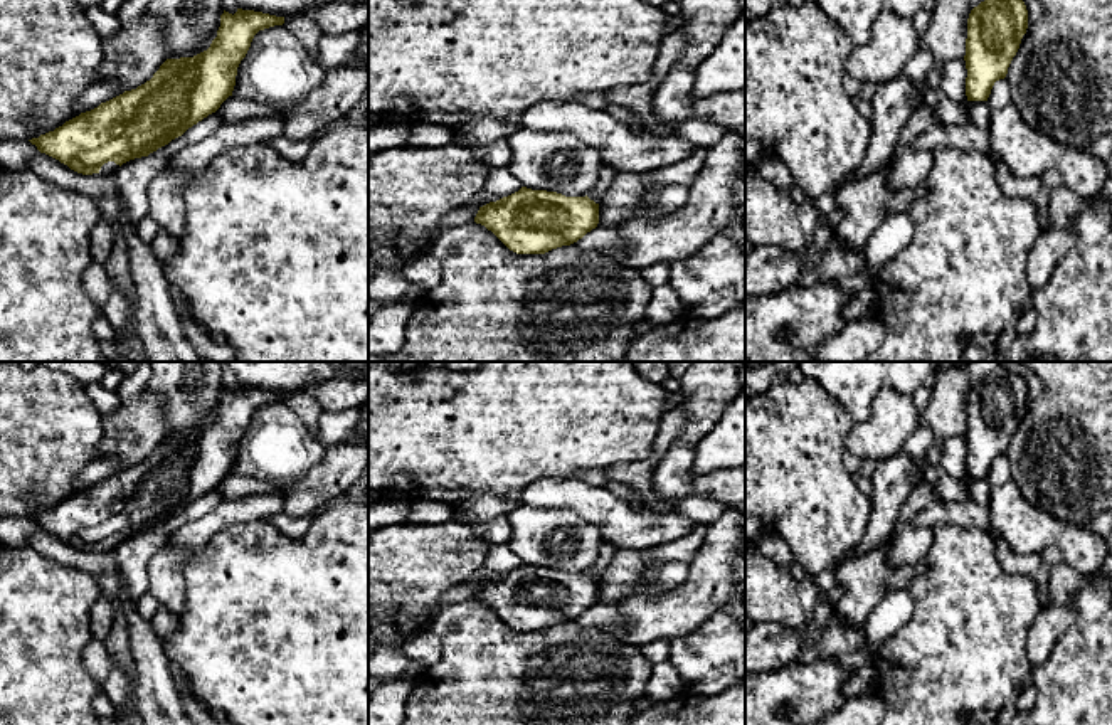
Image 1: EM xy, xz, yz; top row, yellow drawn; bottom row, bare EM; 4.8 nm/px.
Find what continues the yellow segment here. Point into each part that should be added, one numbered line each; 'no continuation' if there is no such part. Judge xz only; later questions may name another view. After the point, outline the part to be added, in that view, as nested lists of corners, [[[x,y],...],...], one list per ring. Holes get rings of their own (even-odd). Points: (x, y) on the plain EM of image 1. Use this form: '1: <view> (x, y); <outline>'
no continuation

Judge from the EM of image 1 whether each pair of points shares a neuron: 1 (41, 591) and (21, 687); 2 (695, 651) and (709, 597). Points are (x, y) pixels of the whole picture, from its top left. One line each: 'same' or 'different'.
1: same
2: different

